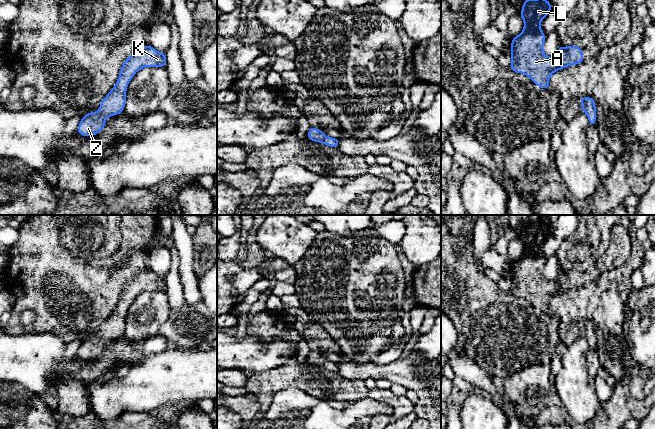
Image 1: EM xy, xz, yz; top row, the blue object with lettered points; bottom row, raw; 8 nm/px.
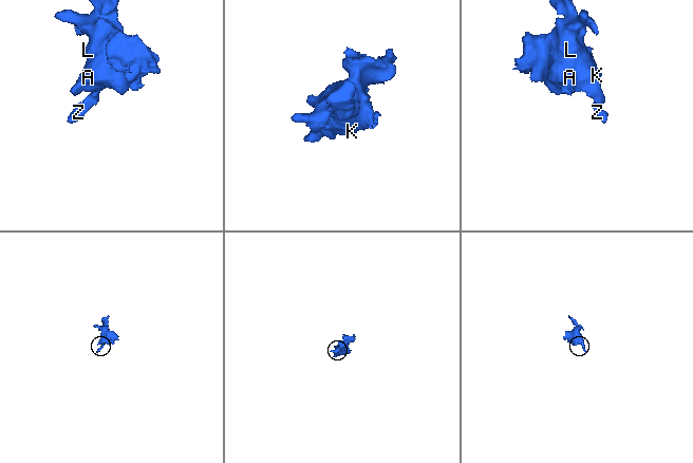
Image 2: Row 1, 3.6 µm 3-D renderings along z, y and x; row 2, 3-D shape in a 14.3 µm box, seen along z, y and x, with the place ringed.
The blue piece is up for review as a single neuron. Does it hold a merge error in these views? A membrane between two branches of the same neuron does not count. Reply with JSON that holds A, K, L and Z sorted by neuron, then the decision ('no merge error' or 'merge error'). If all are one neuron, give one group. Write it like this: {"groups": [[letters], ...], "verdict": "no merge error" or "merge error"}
{"groups": [["A", "K", "L", "Z"]], "verdict": "no merge error"}

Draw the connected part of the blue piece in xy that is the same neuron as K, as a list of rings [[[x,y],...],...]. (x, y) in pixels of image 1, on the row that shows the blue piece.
[[[150,44],[136,50],[125,59],[116,84],[102,99],[99,110],[89,112],[81,118],[77,133],[84,137],[97,135],[104,129],[105,120],[108,117],[123,113],[126,104],[126,90],[135,73],[145,67],[166,68],[166,65],[166,52],[160,53]]]

